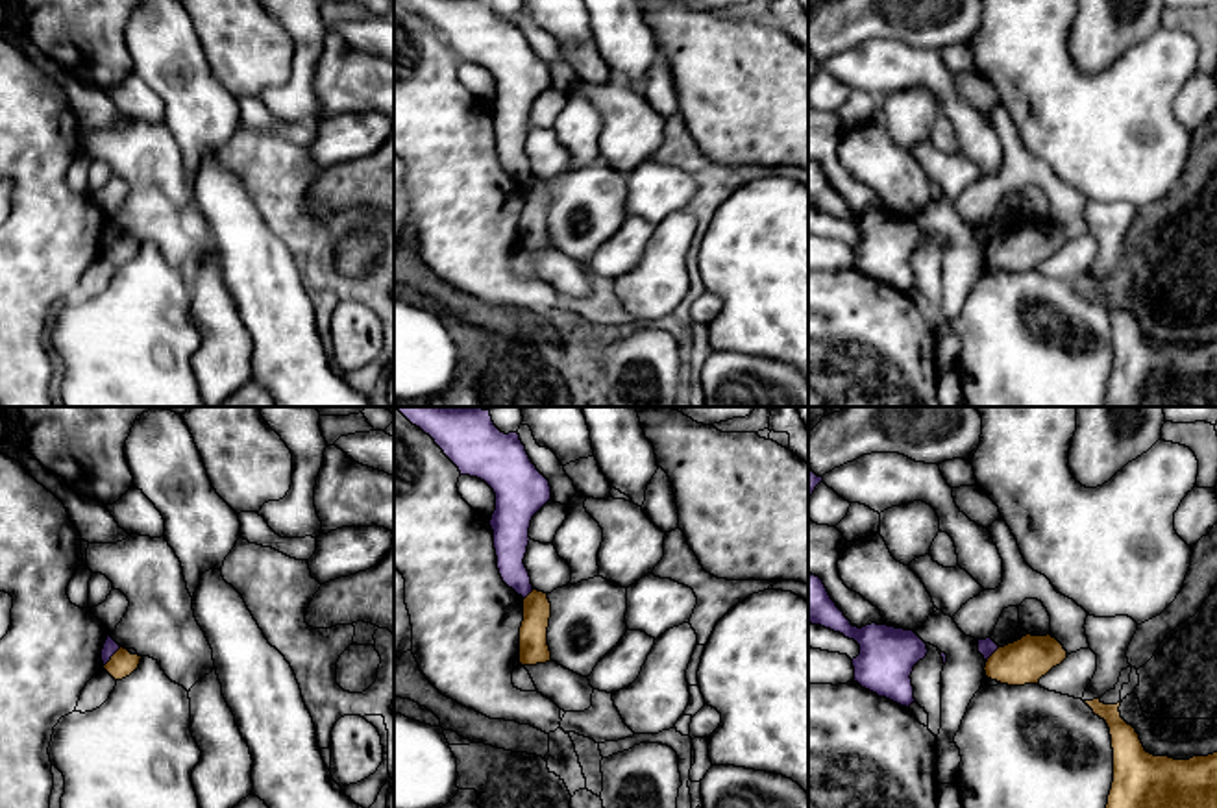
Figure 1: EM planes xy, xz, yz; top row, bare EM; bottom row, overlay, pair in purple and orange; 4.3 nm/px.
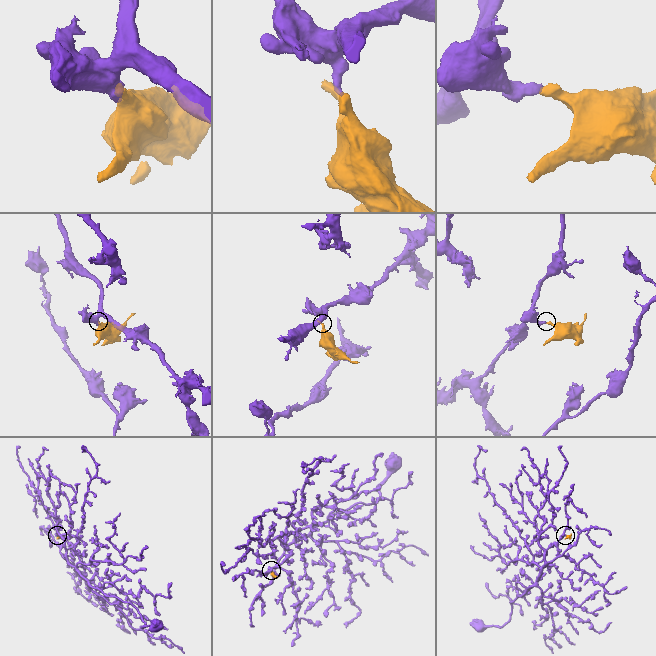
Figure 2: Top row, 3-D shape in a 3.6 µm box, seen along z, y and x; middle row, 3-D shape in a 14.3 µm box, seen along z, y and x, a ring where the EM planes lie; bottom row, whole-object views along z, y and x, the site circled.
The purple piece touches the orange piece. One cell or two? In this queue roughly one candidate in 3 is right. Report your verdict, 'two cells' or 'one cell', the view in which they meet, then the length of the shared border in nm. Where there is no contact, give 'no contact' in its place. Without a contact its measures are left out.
two cells; meets purple in xy; contact 120 nm long

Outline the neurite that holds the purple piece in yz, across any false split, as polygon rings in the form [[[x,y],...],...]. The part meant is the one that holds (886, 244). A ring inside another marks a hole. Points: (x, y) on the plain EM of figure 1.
[[[808,159],[808,209],[840,218],[860,231],[853,253],[854,268],[862,274],[906,294],[916,287],[910,261],[928,235],[914,216],[877,209],[853,213],[830,185],[823,166],[812,159]]]

